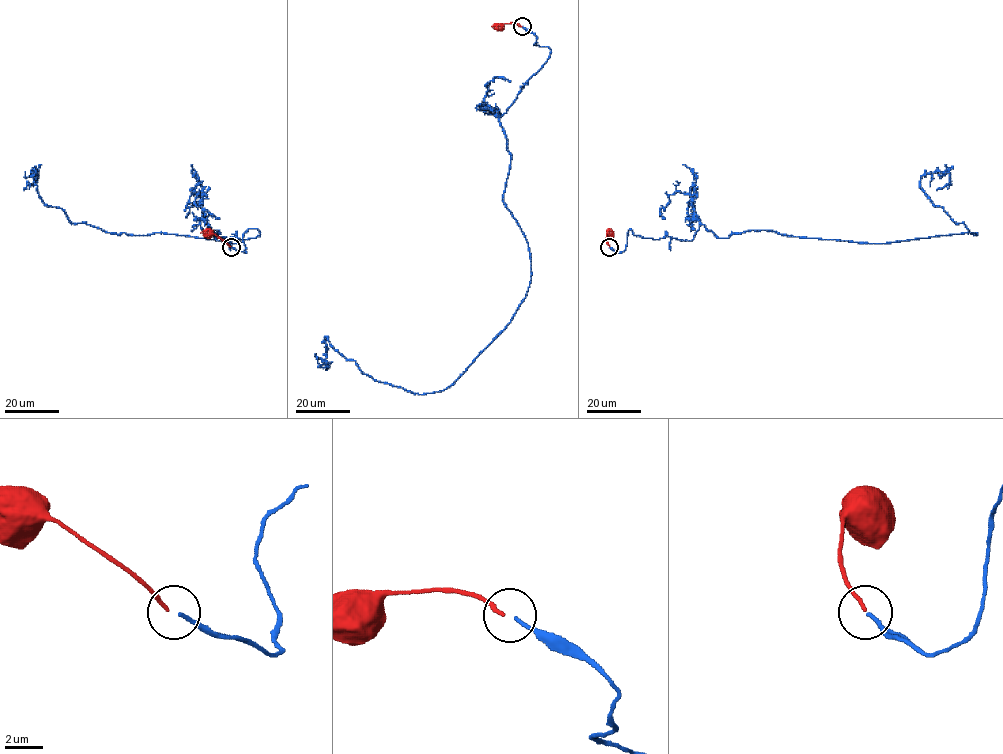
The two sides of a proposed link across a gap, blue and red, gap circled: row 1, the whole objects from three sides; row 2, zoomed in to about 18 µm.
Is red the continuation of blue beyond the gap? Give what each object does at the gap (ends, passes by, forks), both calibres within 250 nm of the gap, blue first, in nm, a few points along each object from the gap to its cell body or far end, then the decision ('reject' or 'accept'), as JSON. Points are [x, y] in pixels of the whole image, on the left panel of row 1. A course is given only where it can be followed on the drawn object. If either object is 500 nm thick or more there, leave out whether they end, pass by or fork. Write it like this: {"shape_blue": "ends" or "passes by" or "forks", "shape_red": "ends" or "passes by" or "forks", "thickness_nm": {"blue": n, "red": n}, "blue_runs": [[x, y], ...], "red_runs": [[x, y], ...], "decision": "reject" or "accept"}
{"shape_blue": "ends", "shape_red": "ends", "thickness_nm": {"blue": 190, "red": 200}, "blue_runs": [[231, 247], [259, 231], [106, 232], [42, 200], [35, 168], [23, 191]], "red_runs": [[230, 246], [214, 234], [201, 233]], "decision": "accept"}

